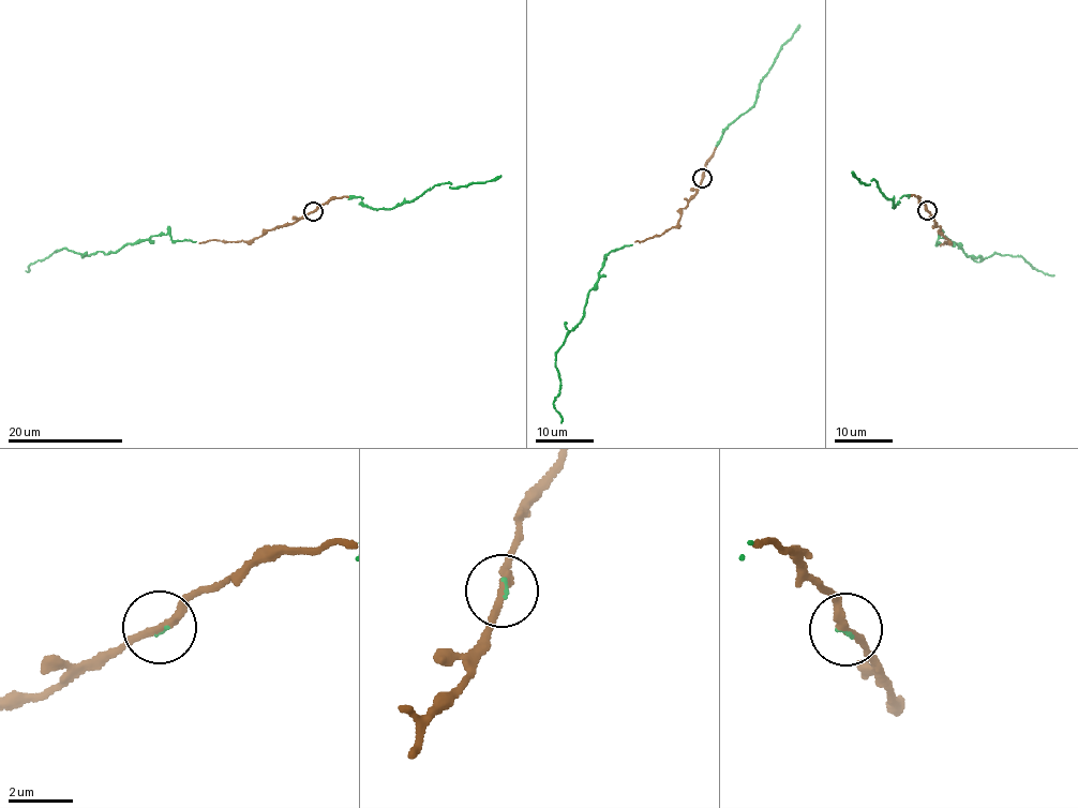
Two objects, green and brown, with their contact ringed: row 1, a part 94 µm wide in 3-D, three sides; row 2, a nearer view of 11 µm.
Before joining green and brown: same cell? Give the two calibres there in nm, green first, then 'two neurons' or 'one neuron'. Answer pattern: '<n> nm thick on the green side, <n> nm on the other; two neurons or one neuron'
70 nm thick on the green side, 240 nm on the other; one neuron

